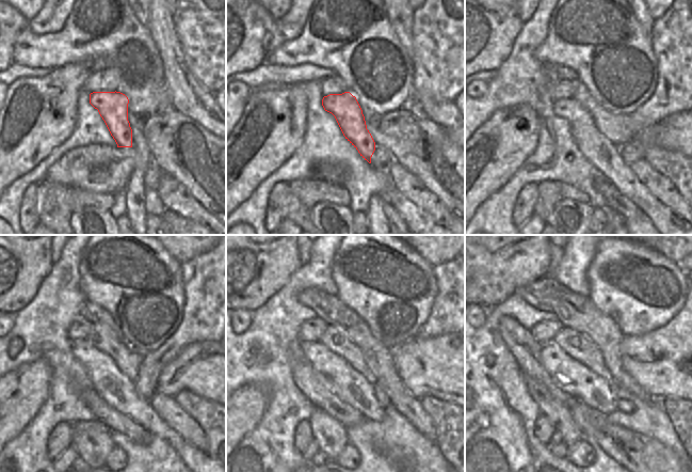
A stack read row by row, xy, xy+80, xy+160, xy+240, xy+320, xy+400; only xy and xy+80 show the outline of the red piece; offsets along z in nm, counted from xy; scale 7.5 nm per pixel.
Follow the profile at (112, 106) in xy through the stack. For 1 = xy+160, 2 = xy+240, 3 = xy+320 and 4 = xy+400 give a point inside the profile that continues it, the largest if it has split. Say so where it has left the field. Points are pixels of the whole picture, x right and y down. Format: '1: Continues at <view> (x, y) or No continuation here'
1: Continues at xy+160 (598, 150)
2: Continues at xy+240 (112, 386)
3: Continues at xy+320 (337, 375)
4: Continues at xy+400 (585, 386)

